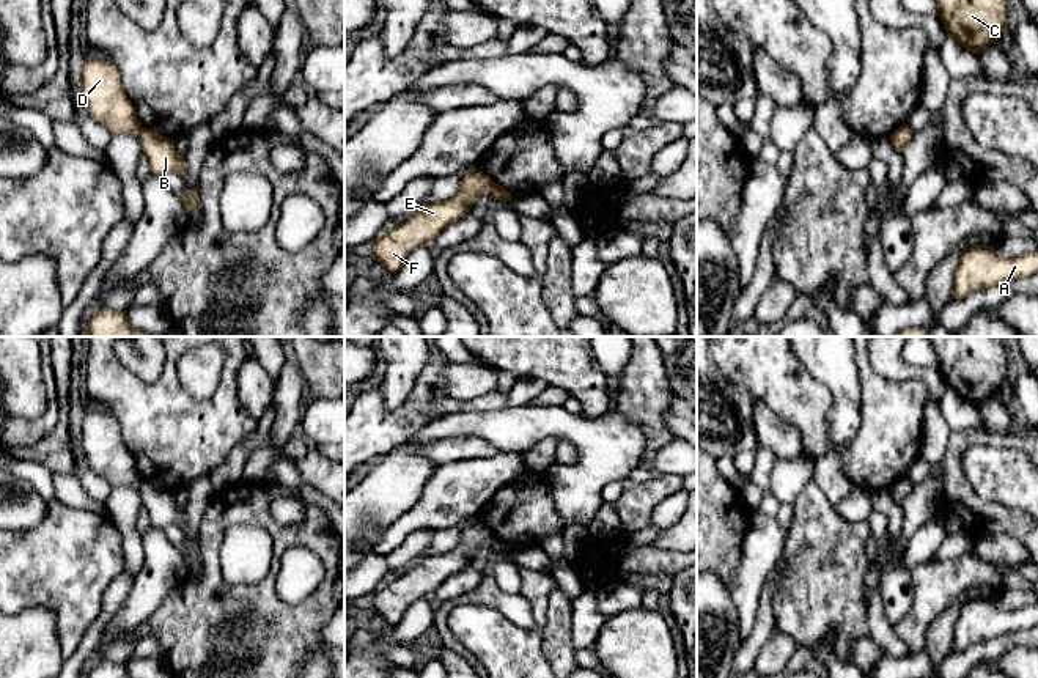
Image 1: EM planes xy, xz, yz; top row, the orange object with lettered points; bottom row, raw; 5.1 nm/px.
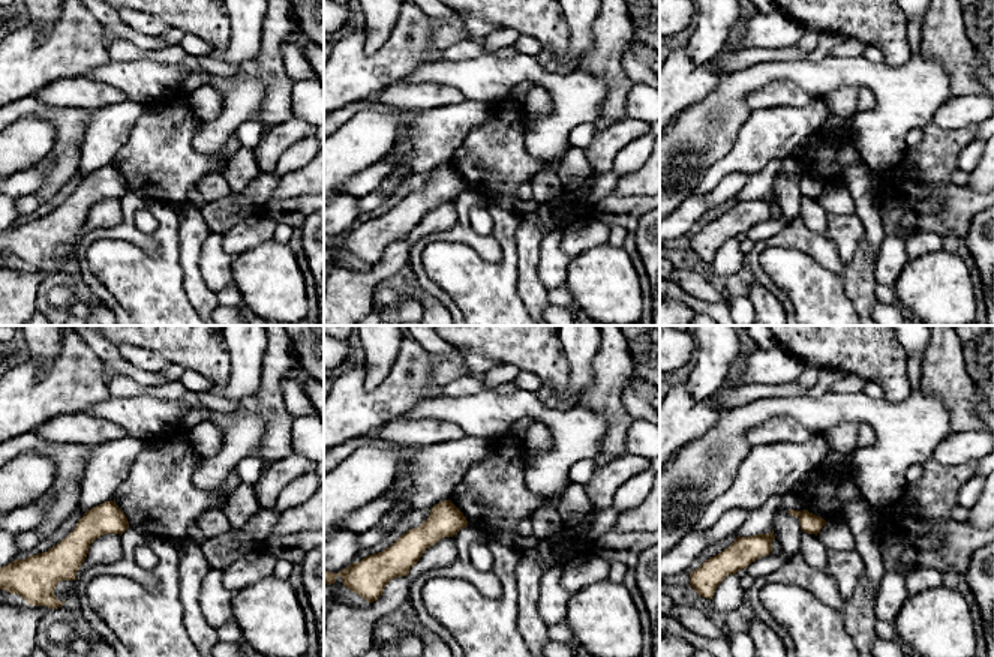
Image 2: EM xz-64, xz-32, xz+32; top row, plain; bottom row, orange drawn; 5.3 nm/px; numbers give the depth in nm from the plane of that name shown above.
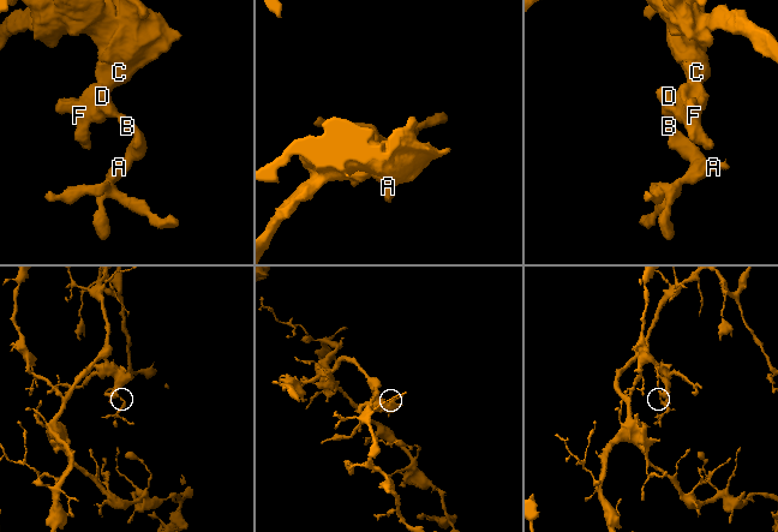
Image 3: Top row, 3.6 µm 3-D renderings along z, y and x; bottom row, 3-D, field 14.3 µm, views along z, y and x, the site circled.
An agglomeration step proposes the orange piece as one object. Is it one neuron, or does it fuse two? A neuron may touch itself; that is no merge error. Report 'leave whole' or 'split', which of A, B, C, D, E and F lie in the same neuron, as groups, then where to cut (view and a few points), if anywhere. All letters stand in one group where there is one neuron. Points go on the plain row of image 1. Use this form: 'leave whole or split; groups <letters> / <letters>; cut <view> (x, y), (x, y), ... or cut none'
split; groups A B / C D E F; cut xz (494, 535), (491, 546)

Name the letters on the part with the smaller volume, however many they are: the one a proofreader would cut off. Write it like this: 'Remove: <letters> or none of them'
Remove: A, B

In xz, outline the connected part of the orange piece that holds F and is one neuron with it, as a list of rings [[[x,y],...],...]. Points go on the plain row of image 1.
[[[470,522],[453,551],[439,555],[425,554],[412,571],[371,593],[373,610],[396,626],[414,601],[434,593],[451,576],[464,569],[478,547],[492,546],[494,536],[489,527]]]

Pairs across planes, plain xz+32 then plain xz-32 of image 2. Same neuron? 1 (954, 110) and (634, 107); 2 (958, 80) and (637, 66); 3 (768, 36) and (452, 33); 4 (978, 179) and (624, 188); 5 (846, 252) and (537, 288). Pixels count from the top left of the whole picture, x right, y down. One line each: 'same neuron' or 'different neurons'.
1: same neuron
2: different neurons
3: same neuron
4: same neuron
5: different neurons

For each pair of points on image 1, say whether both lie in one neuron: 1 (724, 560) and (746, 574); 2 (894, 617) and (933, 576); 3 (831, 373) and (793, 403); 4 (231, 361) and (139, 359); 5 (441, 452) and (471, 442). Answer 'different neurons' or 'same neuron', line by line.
1: different neurons
2: different neurons
3: different neurons
4: different neurons
5: same neuron

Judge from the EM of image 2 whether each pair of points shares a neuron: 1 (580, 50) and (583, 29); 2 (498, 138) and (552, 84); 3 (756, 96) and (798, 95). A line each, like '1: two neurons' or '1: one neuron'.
1: one neuron
2: two neurons
3: one neuron

